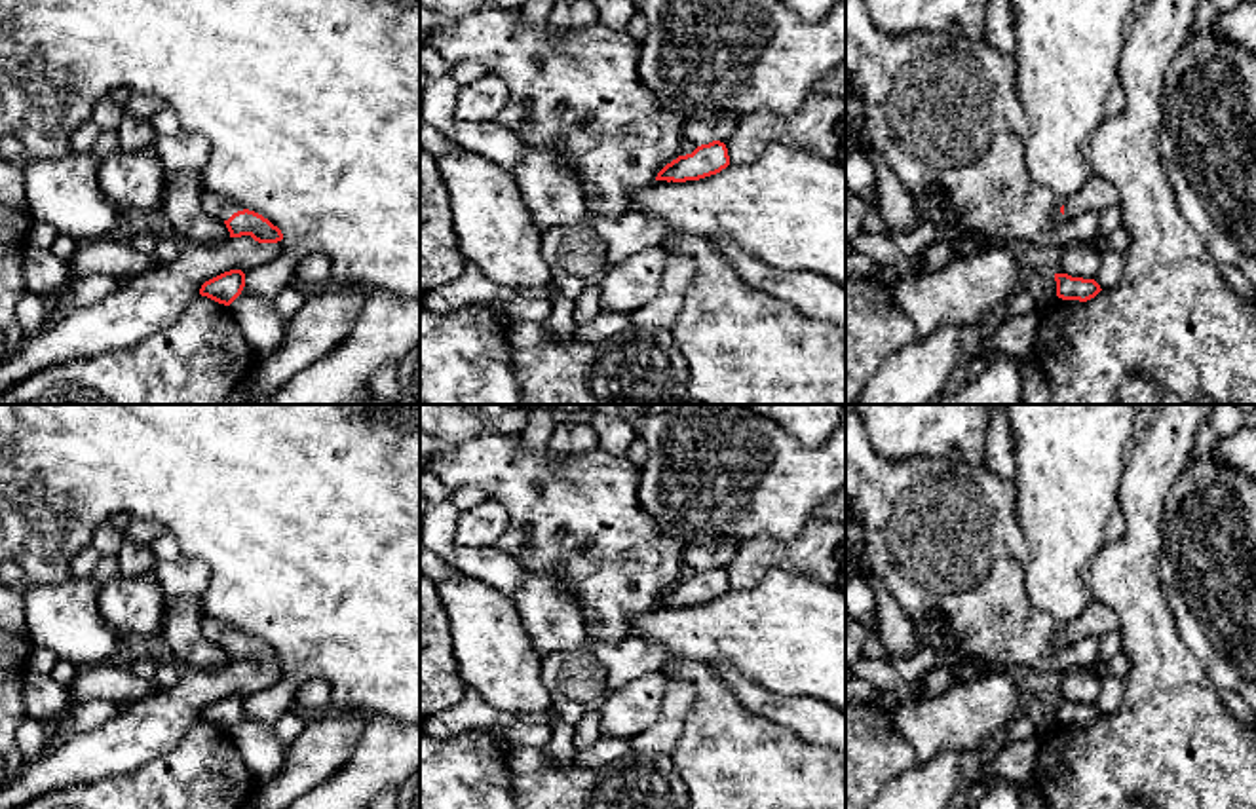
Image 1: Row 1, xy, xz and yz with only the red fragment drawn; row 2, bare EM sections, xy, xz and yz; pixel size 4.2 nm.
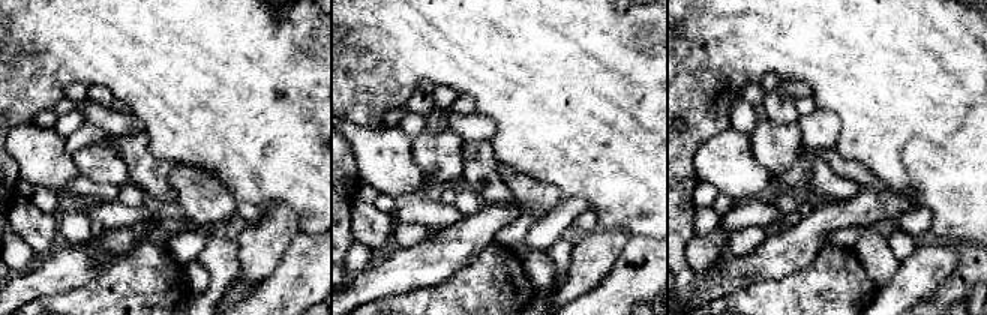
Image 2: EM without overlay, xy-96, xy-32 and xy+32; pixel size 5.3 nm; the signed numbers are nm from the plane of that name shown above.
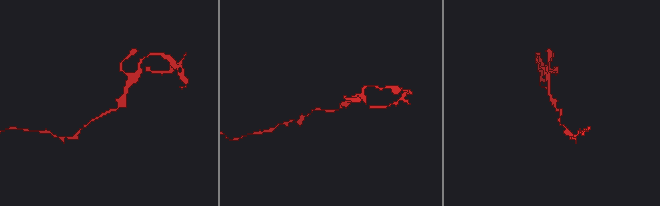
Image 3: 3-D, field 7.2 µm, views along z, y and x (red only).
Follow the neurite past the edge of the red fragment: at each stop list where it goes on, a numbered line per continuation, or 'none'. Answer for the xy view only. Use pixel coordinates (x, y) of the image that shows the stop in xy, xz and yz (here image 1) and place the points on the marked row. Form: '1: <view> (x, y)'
1: xy (223, 207)

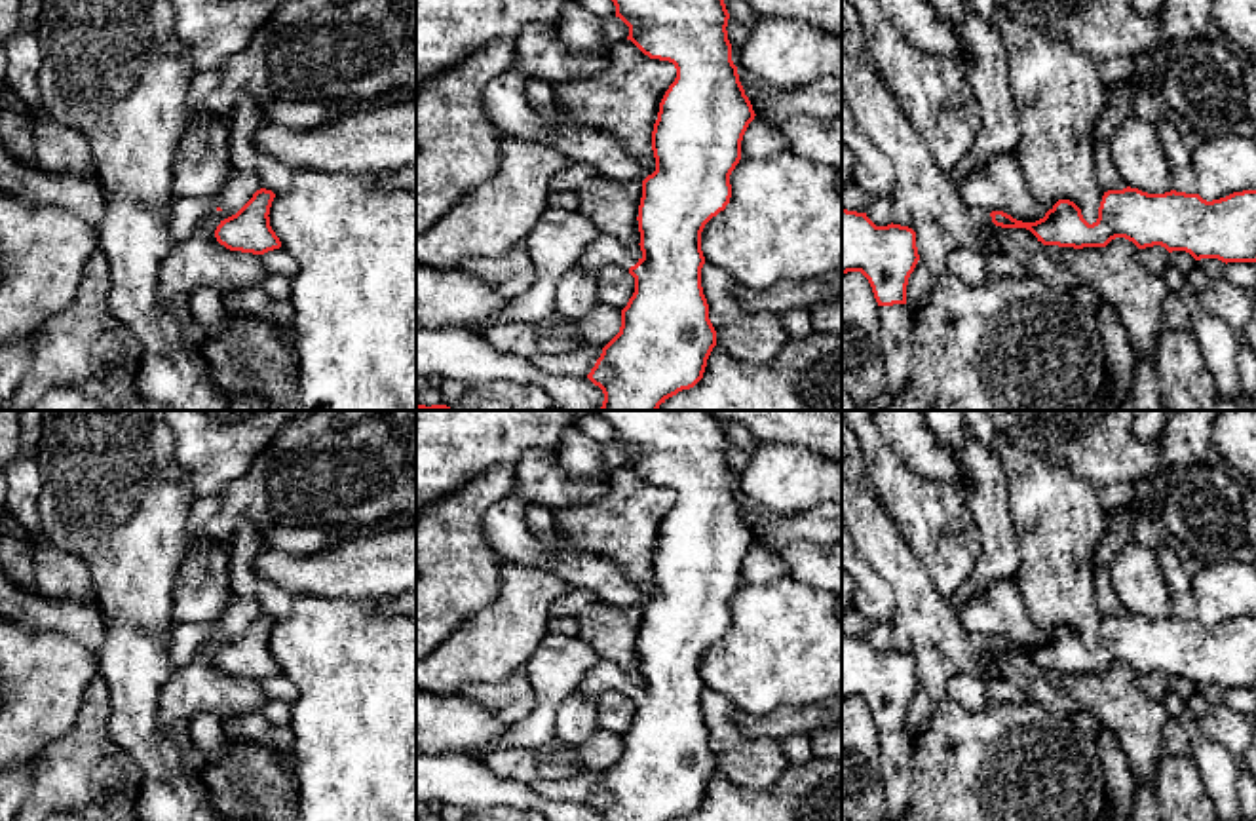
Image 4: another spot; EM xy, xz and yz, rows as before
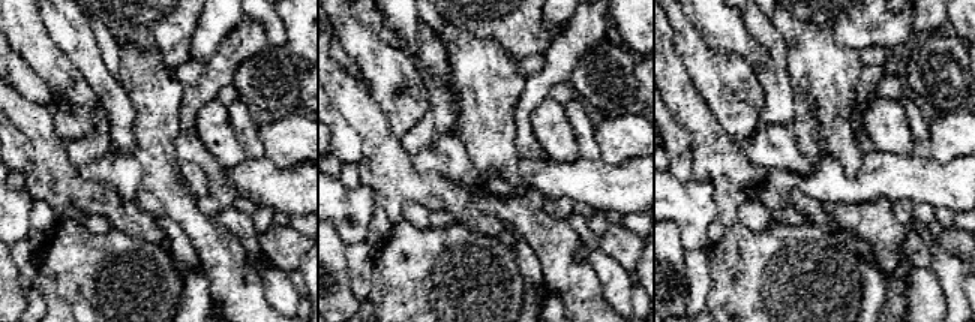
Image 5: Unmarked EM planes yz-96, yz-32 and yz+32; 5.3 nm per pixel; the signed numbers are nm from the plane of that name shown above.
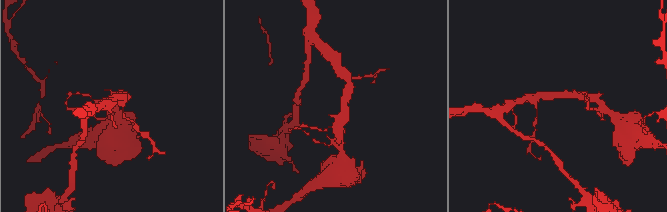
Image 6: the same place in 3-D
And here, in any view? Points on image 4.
1: xz (605, 249)

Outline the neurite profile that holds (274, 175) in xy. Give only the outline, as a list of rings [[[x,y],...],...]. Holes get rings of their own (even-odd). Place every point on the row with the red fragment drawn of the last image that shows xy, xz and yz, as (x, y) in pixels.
[[[257,124],[253,129],[239,129],[239,127],[230,127],[230,137],[228,137],[228,152],[230,152],[230,162],[234,167],[241,171],[255,173],[260,181],[260,188],[272,190],[274,194],[283,194],[291,188],[293,184],[293,169],[281,163],[279,160],[258,152],[251,141],[251,133],[258,127]]]

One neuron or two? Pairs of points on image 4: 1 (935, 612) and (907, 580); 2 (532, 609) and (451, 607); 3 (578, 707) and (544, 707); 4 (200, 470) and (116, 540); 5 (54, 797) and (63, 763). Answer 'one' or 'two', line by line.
1: one
2: two
3: two
4: two
5: one

